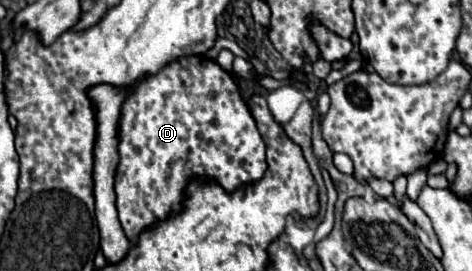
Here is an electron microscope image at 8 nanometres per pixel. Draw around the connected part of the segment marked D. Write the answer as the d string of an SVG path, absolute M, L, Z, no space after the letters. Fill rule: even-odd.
M201 55L175 59L167 63L159 73L143 79L137 85L137 89L123 105L119 139L121 159L115 175L117 209L123 231L133 245L143 229L151 227L159 219L167 219L169 215L179 213L185 197L185 187L191 177L215 177L223 189L235 191L239 185L263 177L267 169L265 143L257 131L255 119L239 95L235 81L217 65L217 61Z

